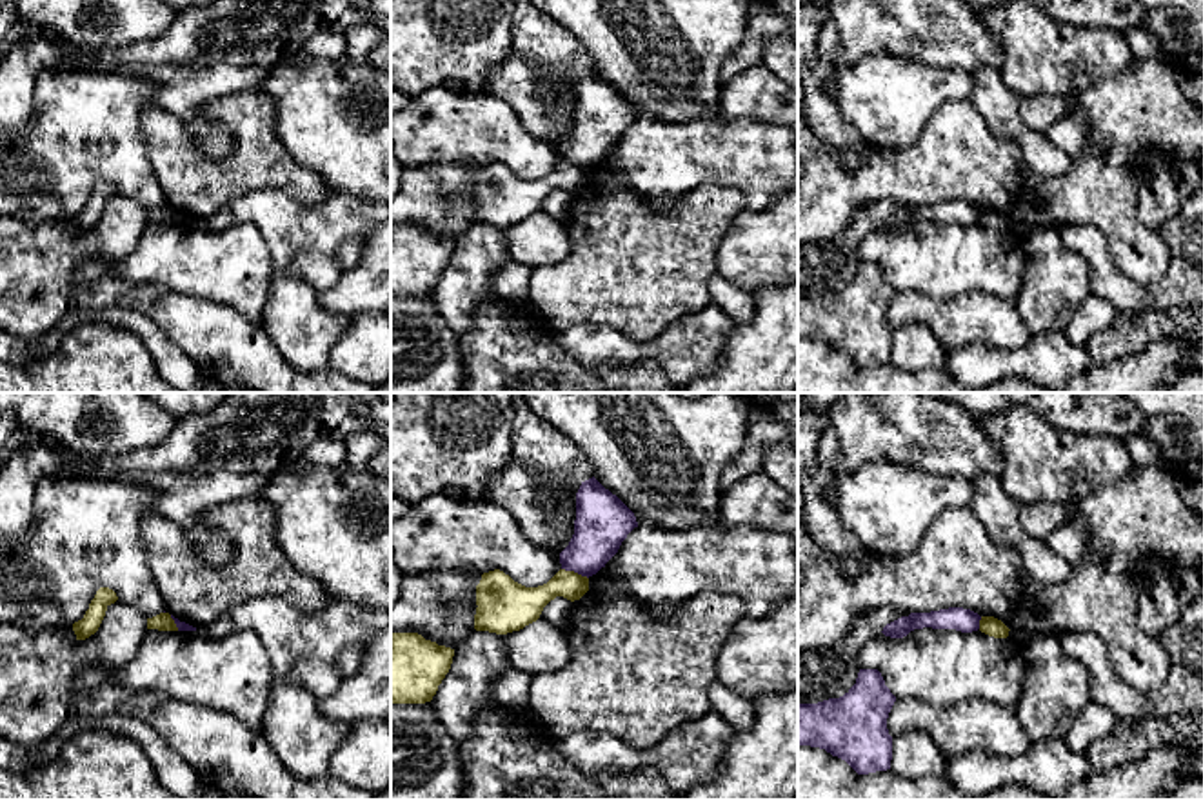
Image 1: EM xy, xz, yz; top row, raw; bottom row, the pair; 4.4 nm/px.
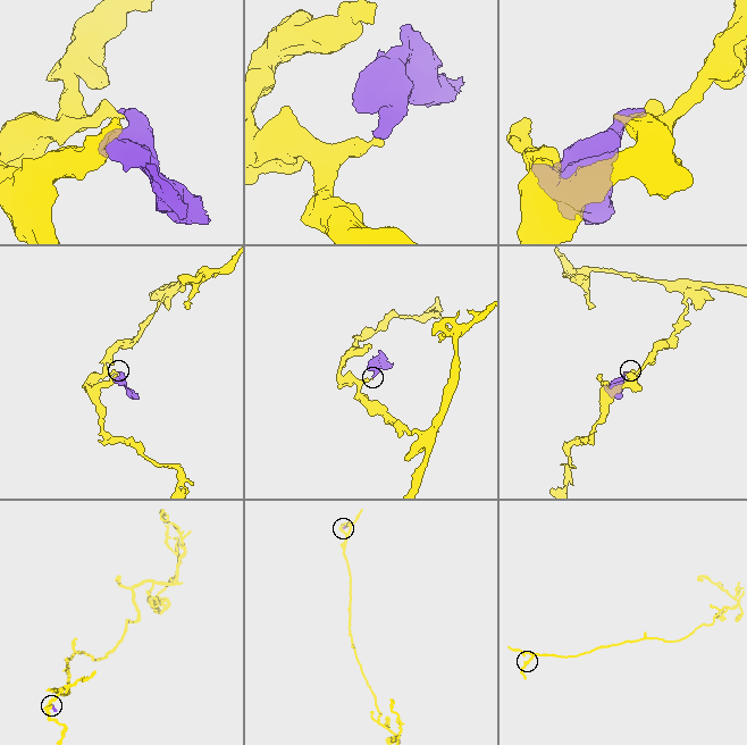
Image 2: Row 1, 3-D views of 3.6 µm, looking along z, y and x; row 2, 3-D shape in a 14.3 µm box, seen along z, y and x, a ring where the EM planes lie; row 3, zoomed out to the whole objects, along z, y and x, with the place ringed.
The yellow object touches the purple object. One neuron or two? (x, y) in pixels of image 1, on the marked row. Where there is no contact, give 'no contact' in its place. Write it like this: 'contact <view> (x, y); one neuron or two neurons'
contact xz (573, 571); two neurons

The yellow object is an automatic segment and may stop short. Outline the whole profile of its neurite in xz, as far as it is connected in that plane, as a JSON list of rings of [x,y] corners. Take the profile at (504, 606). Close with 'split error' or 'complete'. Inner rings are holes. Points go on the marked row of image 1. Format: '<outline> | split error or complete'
[[[500,569],[483,573],[476,585],[474,629],[496,635],[520,631],[536,622],[556,596],[574,602],[587,591],[589,578],[565,569],[538,587],[525,587]]] | complete

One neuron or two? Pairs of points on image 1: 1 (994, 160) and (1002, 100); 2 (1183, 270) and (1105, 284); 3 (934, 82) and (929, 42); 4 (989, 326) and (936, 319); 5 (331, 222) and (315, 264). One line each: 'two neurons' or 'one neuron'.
1: two neurons
2: one neuron
3: two neurons
4: one neuron
5: two neurons

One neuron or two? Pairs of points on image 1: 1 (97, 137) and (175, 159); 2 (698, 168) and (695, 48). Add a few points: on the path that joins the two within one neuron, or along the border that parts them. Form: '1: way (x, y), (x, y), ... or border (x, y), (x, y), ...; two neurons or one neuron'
1: border (144, 106), (140, 111), (140, 133), (160, 190); two neurons
2: border (716, 106), (684, 122), (653, 119); two neurons

